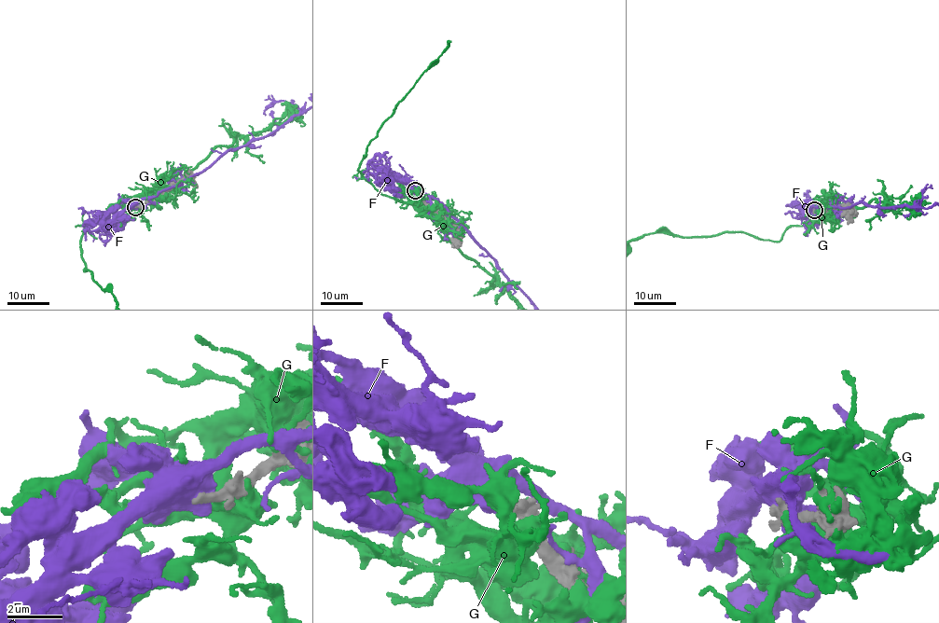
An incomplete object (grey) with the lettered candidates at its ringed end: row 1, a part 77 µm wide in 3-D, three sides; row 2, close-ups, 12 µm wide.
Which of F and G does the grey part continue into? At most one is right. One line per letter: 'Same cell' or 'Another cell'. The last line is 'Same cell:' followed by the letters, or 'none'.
F: Another cell
G: Another cell
Same cell: none

